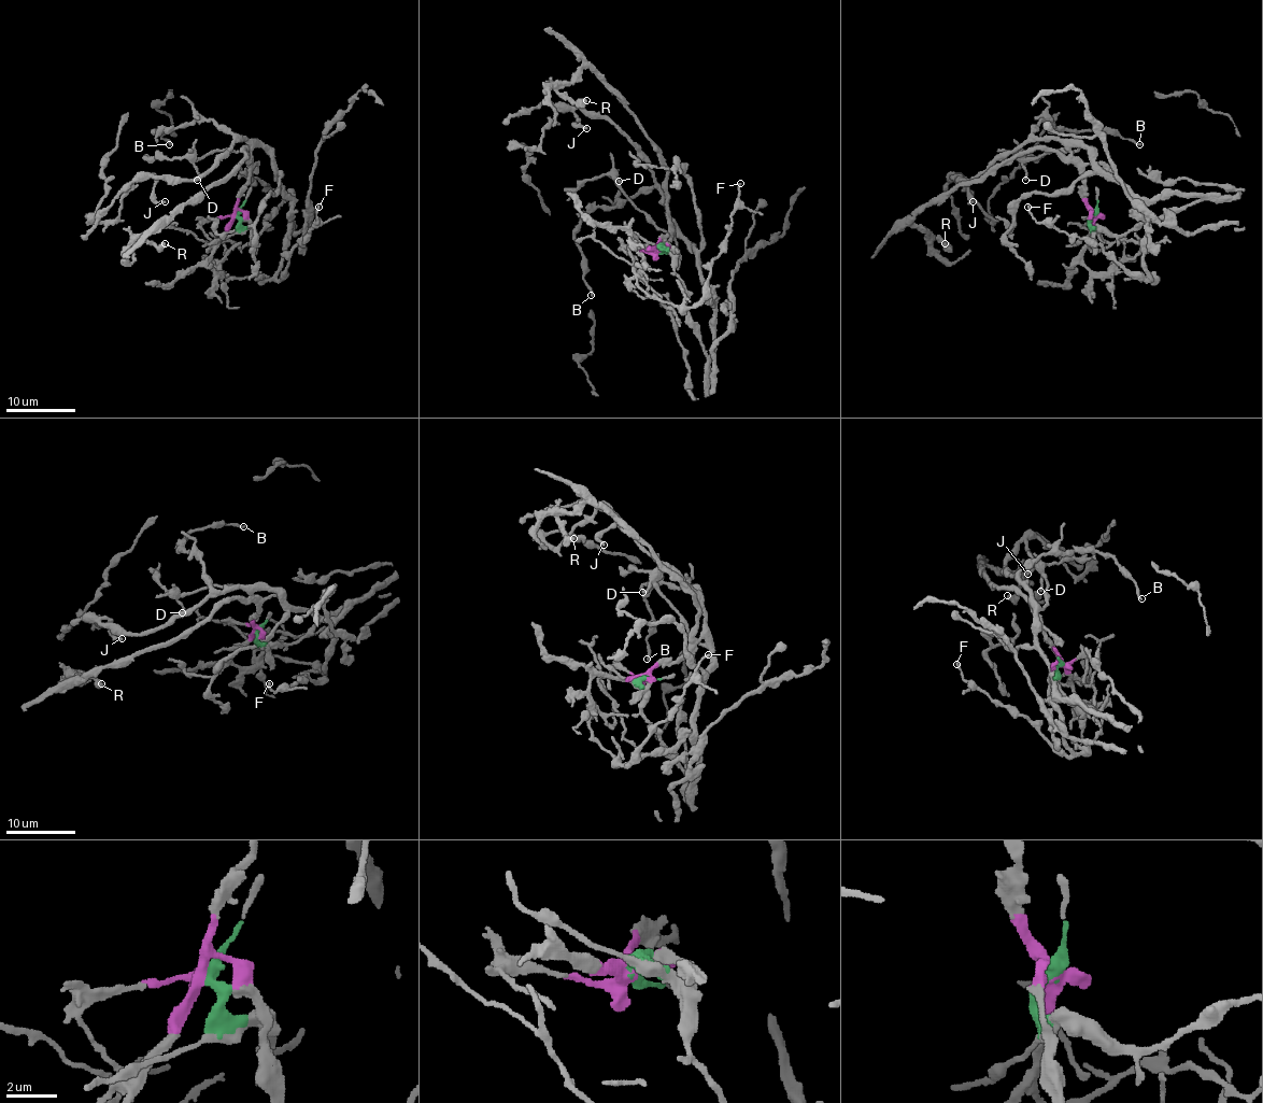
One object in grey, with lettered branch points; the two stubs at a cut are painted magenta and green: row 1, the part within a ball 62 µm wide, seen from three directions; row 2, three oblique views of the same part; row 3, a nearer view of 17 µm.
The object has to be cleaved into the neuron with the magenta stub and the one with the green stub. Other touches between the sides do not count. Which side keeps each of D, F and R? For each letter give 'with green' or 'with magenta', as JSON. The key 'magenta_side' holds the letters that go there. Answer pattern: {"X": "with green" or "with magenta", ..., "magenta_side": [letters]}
{"D": "with green", "F": "with green", "R": "with magenta", "magenta_side": ["R"]}

